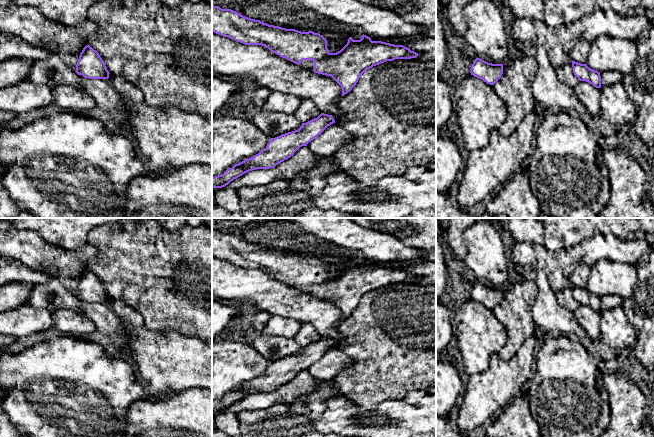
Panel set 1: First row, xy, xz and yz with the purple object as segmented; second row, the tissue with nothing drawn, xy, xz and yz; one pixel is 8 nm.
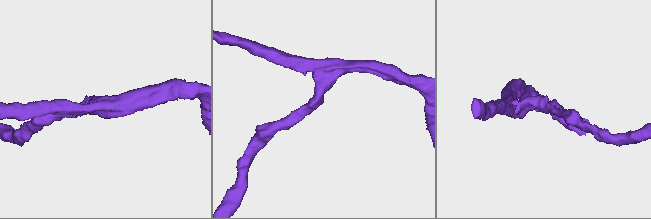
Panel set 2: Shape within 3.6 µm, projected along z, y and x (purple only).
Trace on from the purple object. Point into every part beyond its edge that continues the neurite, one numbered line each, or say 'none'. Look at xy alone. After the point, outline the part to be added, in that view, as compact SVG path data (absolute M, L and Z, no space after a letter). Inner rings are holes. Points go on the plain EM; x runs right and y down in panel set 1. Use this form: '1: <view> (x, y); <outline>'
none

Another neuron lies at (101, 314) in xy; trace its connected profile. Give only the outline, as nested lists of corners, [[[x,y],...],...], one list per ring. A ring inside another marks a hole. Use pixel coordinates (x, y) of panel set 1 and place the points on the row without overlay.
[[[82,299],[80,302],[82,313],[95,324],[97,331],[110,337],[115,346],[126,341],[126,330],[108,303],[89,303]]]

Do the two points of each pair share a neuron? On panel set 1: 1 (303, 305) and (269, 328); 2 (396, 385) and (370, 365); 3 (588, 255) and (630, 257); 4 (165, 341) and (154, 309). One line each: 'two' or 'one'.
1: two
2: one
3: one
4: two

